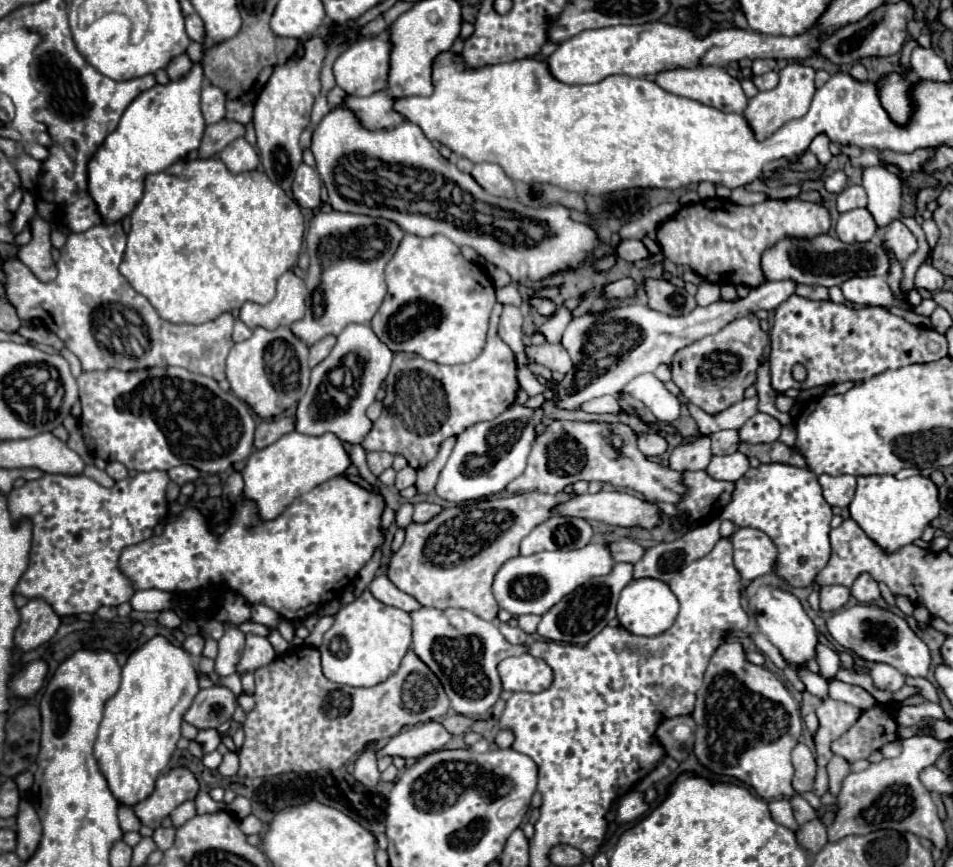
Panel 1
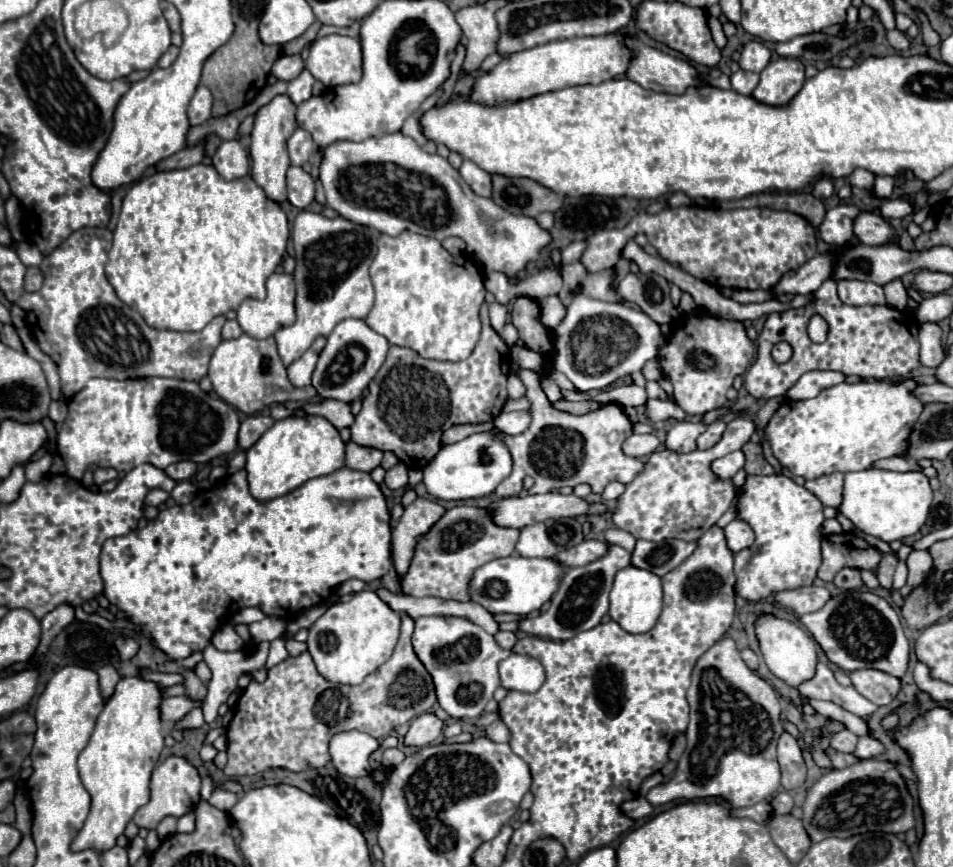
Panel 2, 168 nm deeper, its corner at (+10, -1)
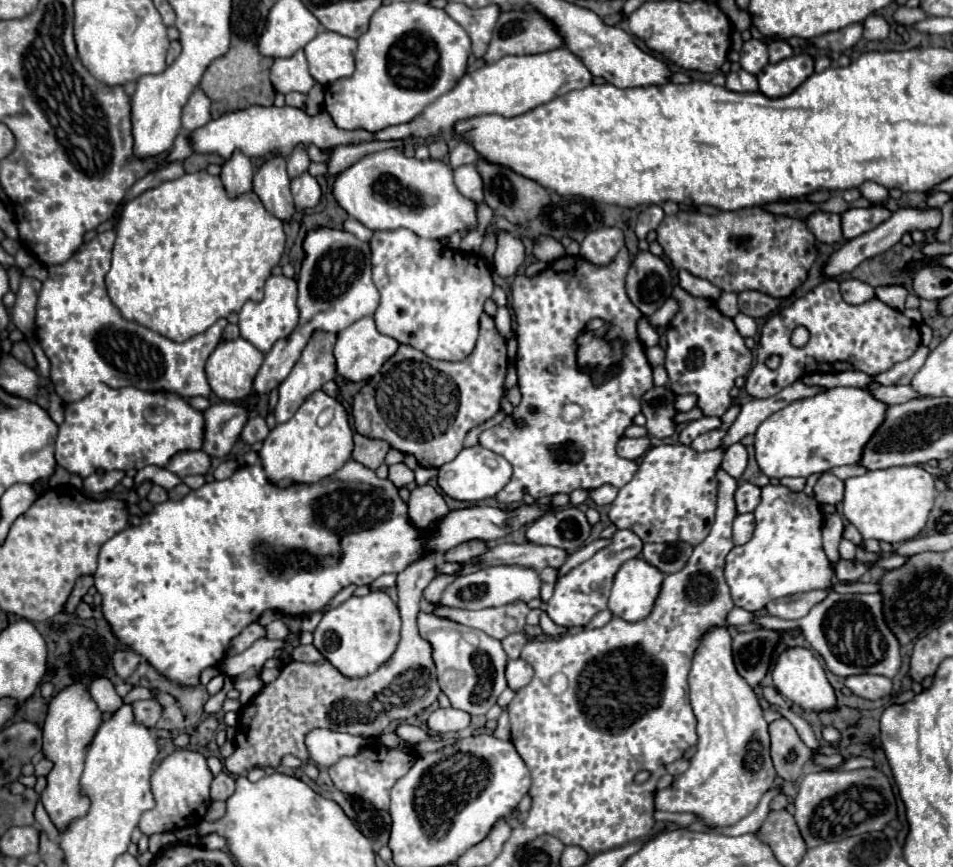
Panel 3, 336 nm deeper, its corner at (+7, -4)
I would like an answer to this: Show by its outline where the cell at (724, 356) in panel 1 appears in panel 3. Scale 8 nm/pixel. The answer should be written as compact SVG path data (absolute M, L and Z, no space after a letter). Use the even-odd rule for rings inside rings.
M681 287L673 289L673 297L679 301L681 309L667 325L665 369L669 385L677 395L697 395L699 409L705 417L723 417L723 413L731 407L729 391L739 375L749 373L753 355L745 347L735 323L725 317L715 303L691 297Z

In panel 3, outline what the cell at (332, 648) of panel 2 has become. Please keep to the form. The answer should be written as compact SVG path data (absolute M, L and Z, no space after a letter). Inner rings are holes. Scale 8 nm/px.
M371 591L365 597L349 597L337 609L323 615L313 631L317 651L345 677L361 679L375 673L397 649L401 617L397 605L385 591Z

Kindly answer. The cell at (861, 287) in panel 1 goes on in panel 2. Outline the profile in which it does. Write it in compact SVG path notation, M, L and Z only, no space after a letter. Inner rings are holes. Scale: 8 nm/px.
M838 280L838 296L844 304L850 304L850 306L886 304L882 286L860 282L860 280Z

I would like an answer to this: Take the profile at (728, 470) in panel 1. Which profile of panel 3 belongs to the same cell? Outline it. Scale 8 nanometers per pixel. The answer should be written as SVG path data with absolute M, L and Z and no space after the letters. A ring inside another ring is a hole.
M741 443L727 447L721 469L725 473L729 473L733 479L739 479L743 475L743 471L747 469L747 449Z

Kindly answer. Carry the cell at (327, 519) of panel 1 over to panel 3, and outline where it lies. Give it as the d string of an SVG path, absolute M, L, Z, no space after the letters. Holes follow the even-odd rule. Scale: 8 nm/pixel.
M349 459L337 473L333 473L331 477L321 479L319 483L311 483L311 485L293 485L287 489L279 489L271 483L265 481L263 477L263 469L261 465L245 465L239 467L229 479L223 481L213 481L213 483L205 483L203 487L191 491L187 497L183 497L181 501L165 501L155 505L153 513L145 515L139 527L129 527L121 533L117 533L113 539L109 539L101 551L99 551L99 567L95 571L95 589L101 593L103 597L103 615L107 619L107 623L111 625L113 633L121 639L123 645L127 645L129 649L135 649L143 659L147 659L161 675L165 675L171 681L177 681L181 685L199 685L199 673L205 667L215 667L223 661L229 639L233 639L233 635L239 635L241 629L245 629L249 623L257 621L257 617L271 609L271 611L279 611L281 615L287 617L303 617L305 613L315 613L321 611L333 597L337 591L341 591L341 587L347 585L369 585L373 583L379 575L383 573L401 573L409 563L413 563L415 559L419 559L425 551L437 551L437 553L445 553L449 547L455 547L457 543L469 541L469 539L483 539L487 543L493 543L497 537L505 537L515 529L525 527L527 523L537 521L543 513L549 513L551 507L543 507L537 501L531 505L519 505L517 509L501 509L501 507L469 507L469 509L459 509L459 511L451 511L437 527L437 531L429 533L427 537L421 537L421 531L417 531L415 527L409 525L407 519L407 505L401 501L397 487L393 487L393 483L389 483L389 479L379 479L375 475L375 471L369 471L367 467L361 467L361 463Z

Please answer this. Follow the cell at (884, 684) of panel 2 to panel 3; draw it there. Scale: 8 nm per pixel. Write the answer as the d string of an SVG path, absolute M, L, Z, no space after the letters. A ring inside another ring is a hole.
M853 675L845 679L845 687L849 687L855 695L863 699L877 701L891 695L893 681L883 675Z

